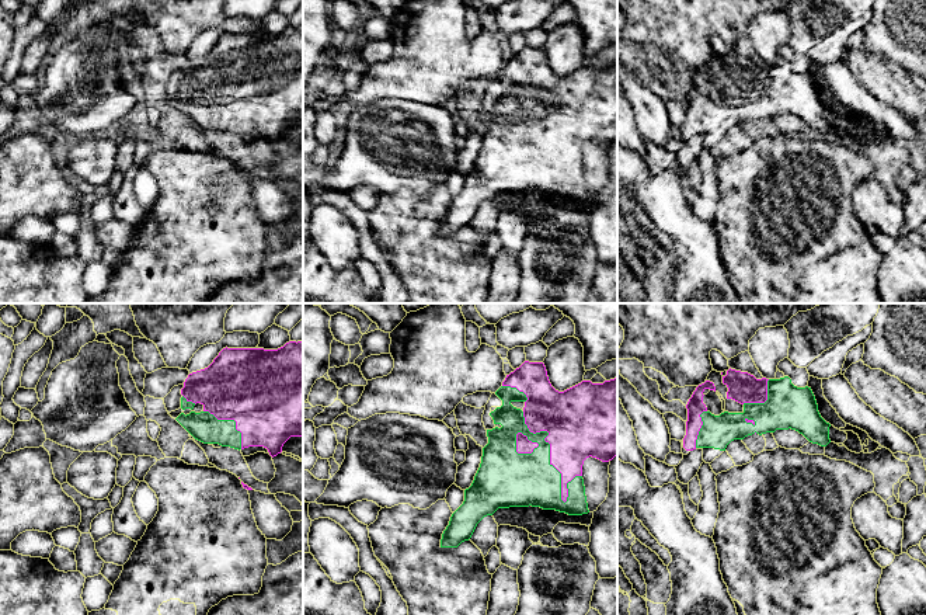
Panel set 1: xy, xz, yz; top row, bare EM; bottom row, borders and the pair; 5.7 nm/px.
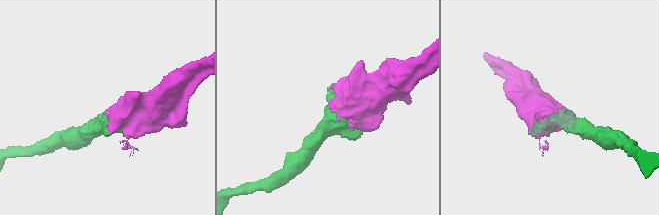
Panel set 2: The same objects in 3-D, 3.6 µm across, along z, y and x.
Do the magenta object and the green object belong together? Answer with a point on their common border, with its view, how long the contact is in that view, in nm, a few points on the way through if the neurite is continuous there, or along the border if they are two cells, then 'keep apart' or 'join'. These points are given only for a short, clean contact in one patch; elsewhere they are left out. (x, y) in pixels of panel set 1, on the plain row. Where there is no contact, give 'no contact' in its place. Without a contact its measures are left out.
xz (550, 135) | 600 nm | join

